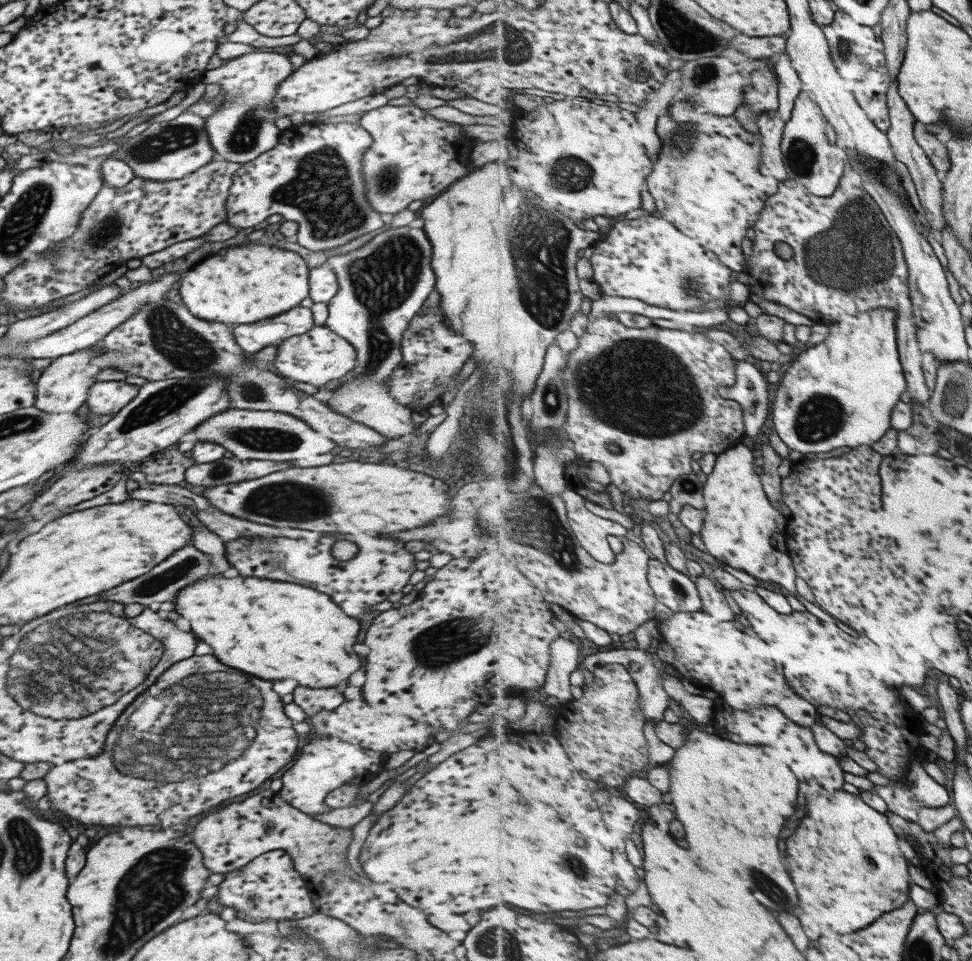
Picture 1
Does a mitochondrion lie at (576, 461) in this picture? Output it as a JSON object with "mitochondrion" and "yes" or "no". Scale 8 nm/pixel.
{"mitochondrion":"no"}

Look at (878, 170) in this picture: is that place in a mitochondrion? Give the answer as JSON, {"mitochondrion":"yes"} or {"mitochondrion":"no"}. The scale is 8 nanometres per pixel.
{"mitochondrion":"no"}

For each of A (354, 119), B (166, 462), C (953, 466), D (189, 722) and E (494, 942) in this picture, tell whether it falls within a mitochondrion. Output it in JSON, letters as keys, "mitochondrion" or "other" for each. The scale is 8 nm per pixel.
{"A":"other","B":"other","C":"other","D":"mitochondrion","E":"mitochondrion"}

